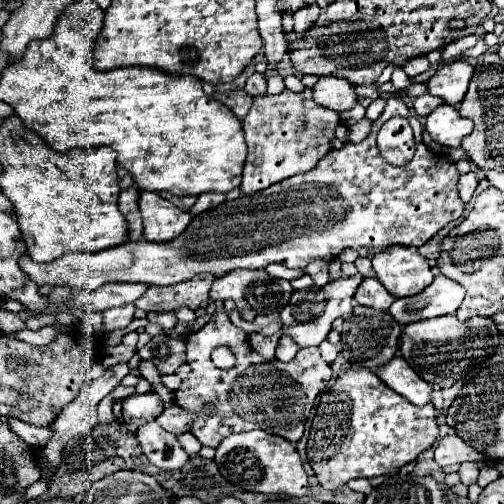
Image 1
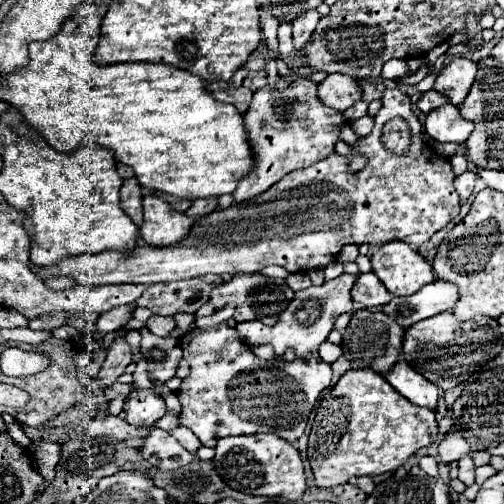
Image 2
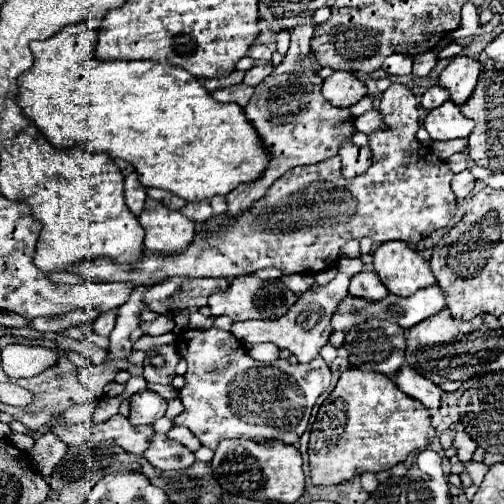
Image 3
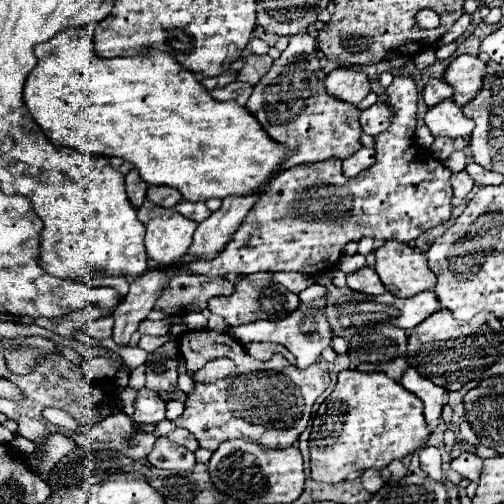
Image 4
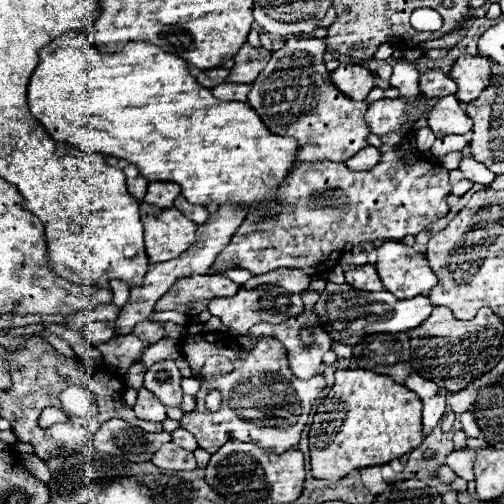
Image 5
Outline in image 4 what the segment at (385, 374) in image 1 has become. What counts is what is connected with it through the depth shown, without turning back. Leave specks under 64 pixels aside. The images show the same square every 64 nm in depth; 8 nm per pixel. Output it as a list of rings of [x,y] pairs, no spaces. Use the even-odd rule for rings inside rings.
[[[406,370],[406,374],[398,380],[406,390],[414,392],[422,402],[424,402],[424,418],[426,424],[432,428],[434,422],[440,418],[442,408],[444,408],[444,388],[432,384],[430,380],[422,378],[420,374]]]

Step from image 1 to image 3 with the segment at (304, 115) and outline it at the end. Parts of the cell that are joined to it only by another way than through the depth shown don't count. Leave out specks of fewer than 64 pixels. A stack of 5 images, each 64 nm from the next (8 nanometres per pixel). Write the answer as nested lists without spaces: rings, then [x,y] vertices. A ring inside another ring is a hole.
[[[312,18],[300,22],[292,30],[290,48],[284,60],[278,66],[274,66],[272,74],[256,86],[248,106],[244,108],[248,120],[254,124],[256,132],[260,134],[264,146],[270,150],[270,156],[272,156],[270,168],[266,168],[260,180],[252,184],[244,184],[226,196],[226,204],[228,204],[226,212],[212,216],[210,220],[204,222],[204,228],[200,232],[204,238],[206,234],[208,238],[216,236],[216,232],[220,232],[220,226],[226,220],[232,220],[242,212],[246,212],[256,200],[260,200],[266,194],[268,186],[272,186],[272,182],[278,180],[288,170],[296,166],[308,166],[308,164],[328,160],[340,152],[340,146],[352,144],[352,136],[356,134],[354,116],[350,114],[348,108],[332,106],[322,96],[322,78],[314,68],[314,56],[310,48],[312,32],[314,32]]]

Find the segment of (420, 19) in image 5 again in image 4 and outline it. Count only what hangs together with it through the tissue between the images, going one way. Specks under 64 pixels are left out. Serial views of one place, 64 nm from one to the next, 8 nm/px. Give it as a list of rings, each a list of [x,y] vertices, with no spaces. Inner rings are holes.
[[[420,10],[418,14],[416,14],[416,24],[420,26],[420,28],[424,28],[424,30],[432,30],[432,28],[436,28],[440,22],[438,22],[438,14],[436,12],[432,12],[432,10]]]

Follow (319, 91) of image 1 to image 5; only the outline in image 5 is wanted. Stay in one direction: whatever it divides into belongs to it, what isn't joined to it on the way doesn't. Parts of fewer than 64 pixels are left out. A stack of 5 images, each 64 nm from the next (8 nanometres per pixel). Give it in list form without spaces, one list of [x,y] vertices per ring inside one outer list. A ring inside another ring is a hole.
[[[352,62],[340,64],[330,76],[346,96],[352,96],[352,100],[364,100],[376,82],[376,76],[368,68]]]

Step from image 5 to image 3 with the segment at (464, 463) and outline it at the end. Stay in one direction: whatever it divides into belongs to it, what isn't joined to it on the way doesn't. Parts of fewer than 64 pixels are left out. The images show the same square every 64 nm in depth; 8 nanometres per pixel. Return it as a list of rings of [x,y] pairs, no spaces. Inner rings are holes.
[[[470,460],[468,464],[456,462],[456,464],[452,464],[451,467],[451,473],[458,475],[468,474],[476,486],[482,482],[482,478],[484,478],[486,472],[488,472],[488,466],[486,466],[484,462],[474,462],[474,460]]]

